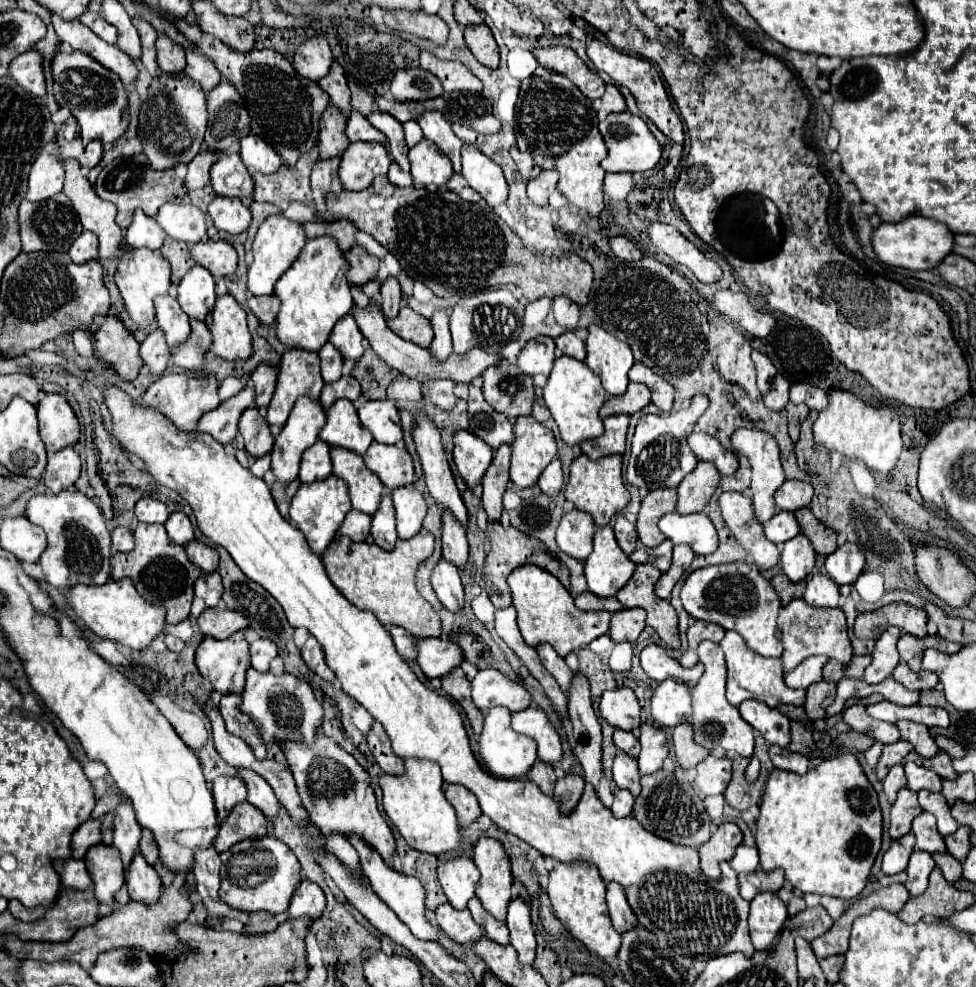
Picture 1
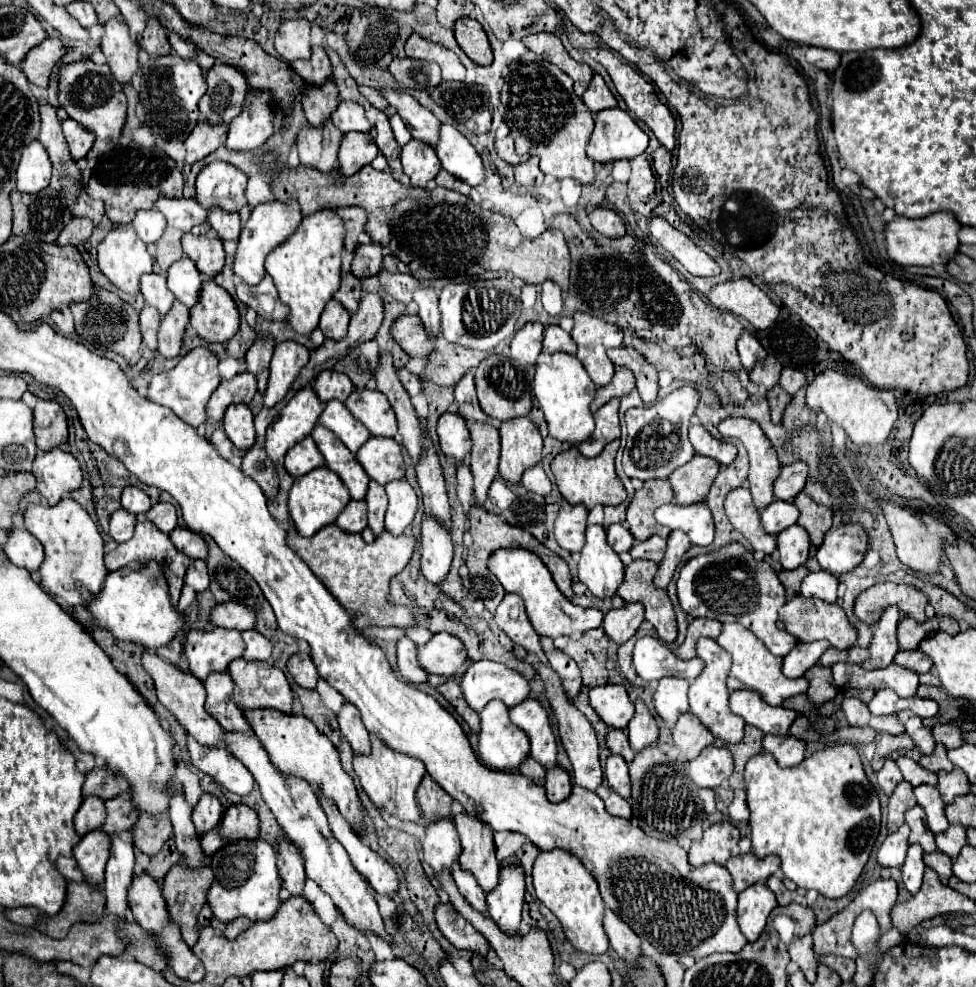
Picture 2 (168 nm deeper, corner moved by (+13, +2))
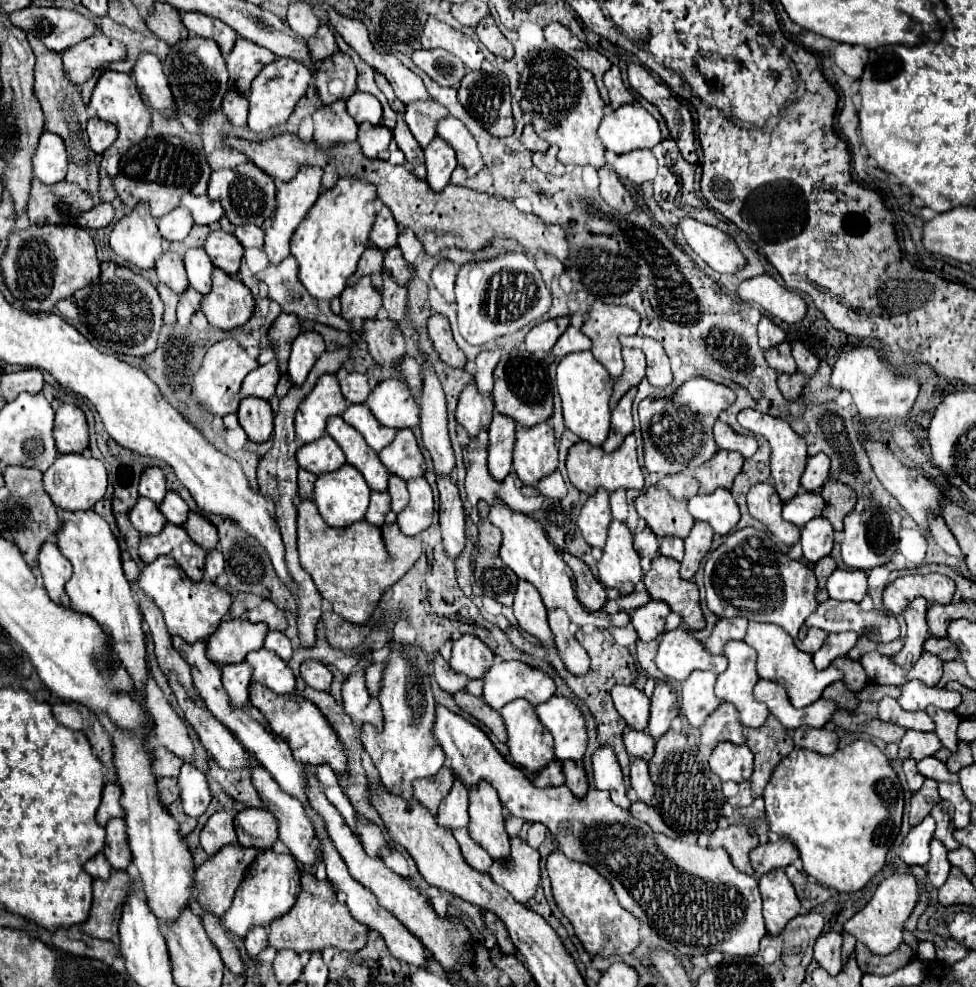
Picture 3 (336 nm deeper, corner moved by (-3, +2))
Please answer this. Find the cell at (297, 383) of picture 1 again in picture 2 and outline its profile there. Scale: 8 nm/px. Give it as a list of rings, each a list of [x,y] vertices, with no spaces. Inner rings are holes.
[[[284,341],[276,345],[270,363],[268,389],[264,393],[264,407],[274,407],[284,399],[300,369],[308,363],[308,355],[310,351],[296,341]]]

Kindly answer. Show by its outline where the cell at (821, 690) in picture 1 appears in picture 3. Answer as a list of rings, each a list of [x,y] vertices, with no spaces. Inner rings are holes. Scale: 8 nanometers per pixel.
[[[838,657],[832,665],[844,673],[842,681],[846,683],[848,691],[858,693],[868,683],[868,677],[866,677],[866,673],[864,673],[864,669],[862,669],[862,665],[858,661],[850,661],[848,657]]]

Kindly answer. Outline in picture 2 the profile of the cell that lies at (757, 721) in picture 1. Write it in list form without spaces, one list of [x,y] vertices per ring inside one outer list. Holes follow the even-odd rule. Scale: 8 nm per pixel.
[[[732,691],[730,695],[732,713],[740,715],[748,725],[762,729],[772,735],[788,735],[790,725],[798,717],[798,711],[784,707],[768,707],[756,691]]]

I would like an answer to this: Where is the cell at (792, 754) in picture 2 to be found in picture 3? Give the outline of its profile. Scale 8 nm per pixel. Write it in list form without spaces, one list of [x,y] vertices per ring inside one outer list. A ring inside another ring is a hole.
[[[798,727],[792,735],[796,747],[804,747],[810,751],[816,751],[820,755],[830,755],[838,747],[838,737],[830,729],[810,729],[810,727]]]

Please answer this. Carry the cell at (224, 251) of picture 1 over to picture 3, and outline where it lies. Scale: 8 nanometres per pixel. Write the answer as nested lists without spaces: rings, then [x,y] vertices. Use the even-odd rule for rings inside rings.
[[[212,231],[206,237],[204,251],[208,253],[208,257],[214,263],[214,267],[226,271],[232,277],[238,273],[240,261],[242,261],[242,251],[244,249],[242,249],[240,241],[236,241],[236,237],[232,233]]]

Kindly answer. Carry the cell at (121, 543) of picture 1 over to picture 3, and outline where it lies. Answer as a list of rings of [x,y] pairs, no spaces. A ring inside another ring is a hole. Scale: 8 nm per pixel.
[[[140,497],[130,511],[130,523],[142,537],[146,537],[160,533],[162,527],[166,525],[166,517],[158,511],[156,503],[148,501],[146,497]]]

